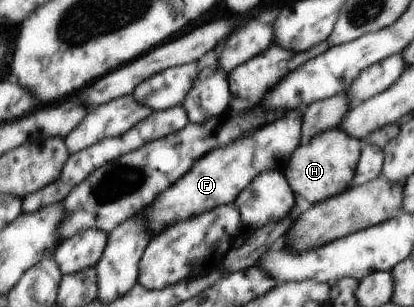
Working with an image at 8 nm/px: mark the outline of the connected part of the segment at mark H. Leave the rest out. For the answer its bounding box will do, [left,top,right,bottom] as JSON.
[283,129,362,205]

